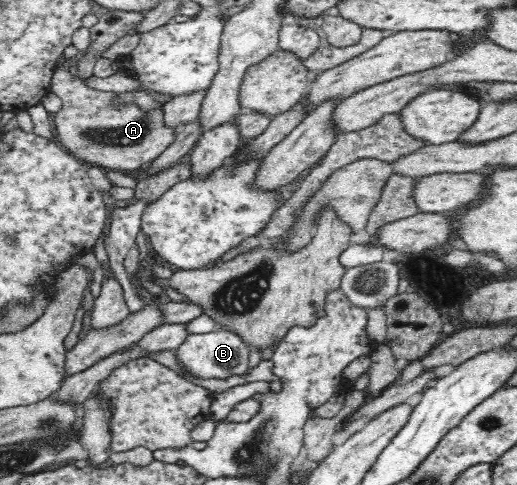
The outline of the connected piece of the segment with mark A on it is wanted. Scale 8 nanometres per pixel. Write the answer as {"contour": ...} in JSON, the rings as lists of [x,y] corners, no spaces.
{"contour":[[[69,69],[54,71],[49,90],[53,91],[61,100],[62,108],[55,113],[53,126],[56,133],[56,142],[75,156],[81,162],[96,164],[105,170],[137,174],[151,161],[159,158],[167,148],[171,147],[177,138],[177,127],[169,127],[163,108],[145,111],[140,104],[122,102],[122,93],[114,91],[101,91],[87,85],[89,78],[71,75]]]}

